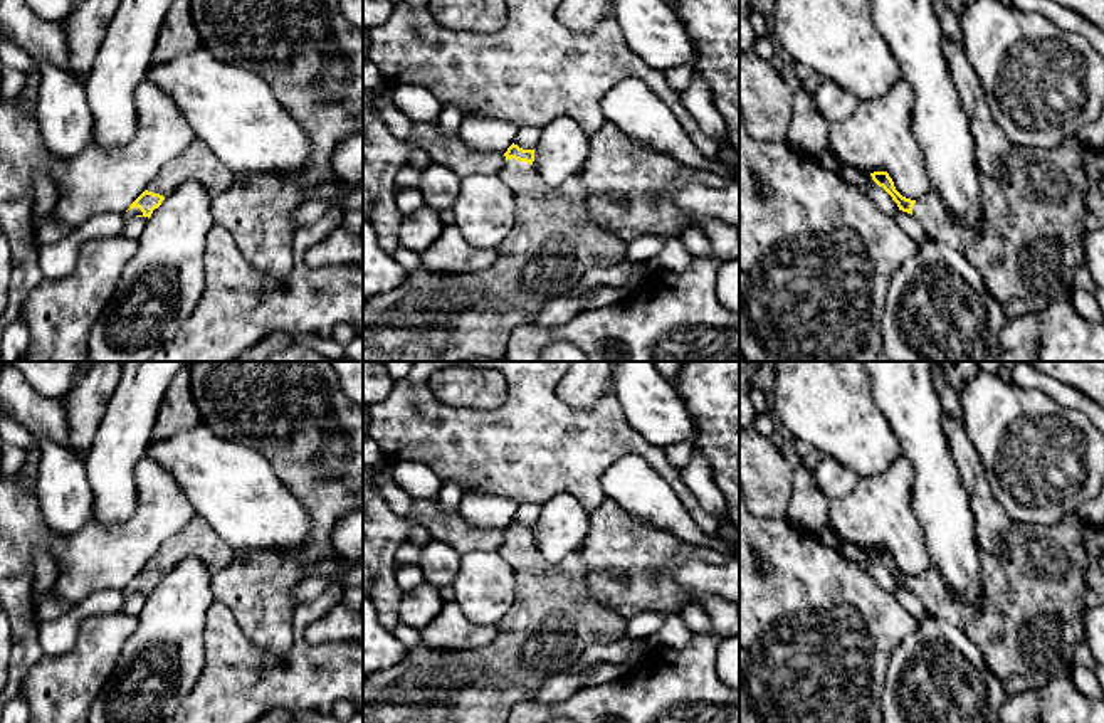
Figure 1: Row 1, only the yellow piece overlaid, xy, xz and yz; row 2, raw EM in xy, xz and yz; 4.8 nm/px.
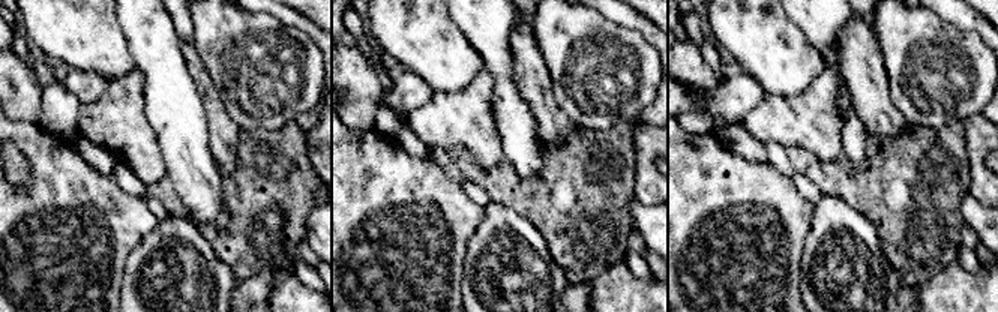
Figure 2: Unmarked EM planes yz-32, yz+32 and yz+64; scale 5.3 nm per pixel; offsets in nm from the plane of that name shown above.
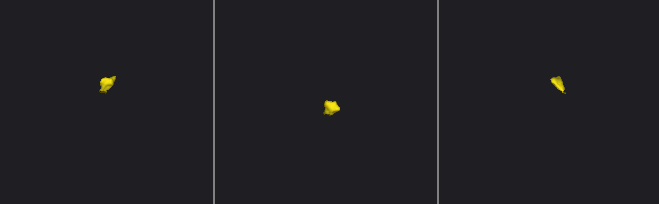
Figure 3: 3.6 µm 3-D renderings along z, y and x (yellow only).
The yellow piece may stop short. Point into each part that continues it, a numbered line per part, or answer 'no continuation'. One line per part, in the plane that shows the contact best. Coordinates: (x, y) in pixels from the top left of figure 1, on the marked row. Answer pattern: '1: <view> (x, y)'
1: xz (432, 316)

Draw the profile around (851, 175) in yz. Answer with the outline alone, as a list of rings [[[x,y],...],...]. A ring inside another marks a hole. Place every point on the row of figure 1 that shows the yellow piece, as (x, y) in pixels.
[[[842,163],[837,175],[845,183],[854,185],[860,193],[867,195],[869,178],[862,170]]]

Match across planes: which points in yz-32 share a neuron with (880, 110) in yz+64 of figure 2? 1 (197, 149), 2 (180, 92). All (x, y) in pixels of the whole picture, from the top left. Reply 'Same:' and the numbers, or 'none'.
Same: none

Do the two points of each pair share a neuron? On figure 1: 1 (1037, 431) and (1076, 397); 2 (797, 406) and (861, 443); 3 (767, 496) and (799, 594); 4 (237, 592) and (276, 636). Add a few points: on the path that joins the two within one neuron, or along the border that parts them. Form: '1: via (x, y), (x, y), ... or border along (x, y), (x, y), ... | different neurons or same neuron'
1: border along (1029, 389), (1037, 389), (1086, 417) | different neurons
2: via (812, 406), (824, 406), (846, 427) | same neuron
3: border along (757, 515), (785, 518) | different neurons
4: via (247, 602), (269, 626) | same neuron

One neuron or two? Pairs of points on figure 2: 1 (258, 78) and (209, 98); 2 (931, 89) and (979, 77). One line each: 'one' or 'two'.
1: two
2: one

